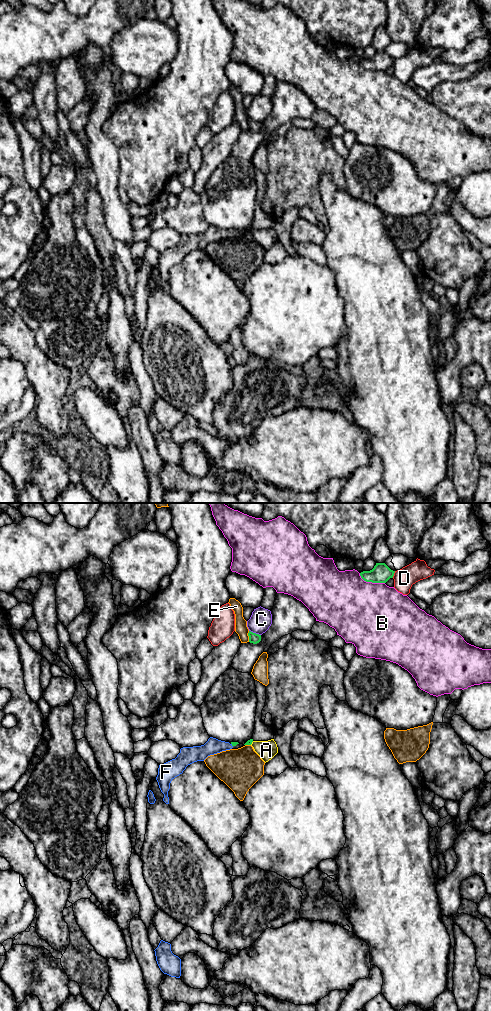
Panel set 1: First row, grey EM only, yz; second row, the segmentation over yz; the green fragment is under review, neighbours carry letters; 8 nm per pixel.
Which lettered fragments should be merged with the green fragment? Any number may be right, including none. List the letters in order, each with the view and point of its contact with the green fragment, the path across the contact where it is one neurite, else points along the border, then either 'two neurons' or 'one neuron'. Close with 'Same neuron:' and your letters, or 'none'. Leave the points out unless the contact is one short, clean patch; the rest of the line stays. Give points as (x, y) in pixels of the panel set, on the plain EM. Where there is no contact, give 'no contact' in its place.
A: yz (251, 231) | along yz (253, 229), (250, 232) | two neurons
B: yz (371, 69) | two neurons
C: yz (255, 121) | two neurons
D: yz (393, 62) | two neurons
E: yz (248, 123) | two neurons
F: yz (232, 233) | across yz (233, 231), (232, 233), (213, 234) | one neuron
Same neuron: F

